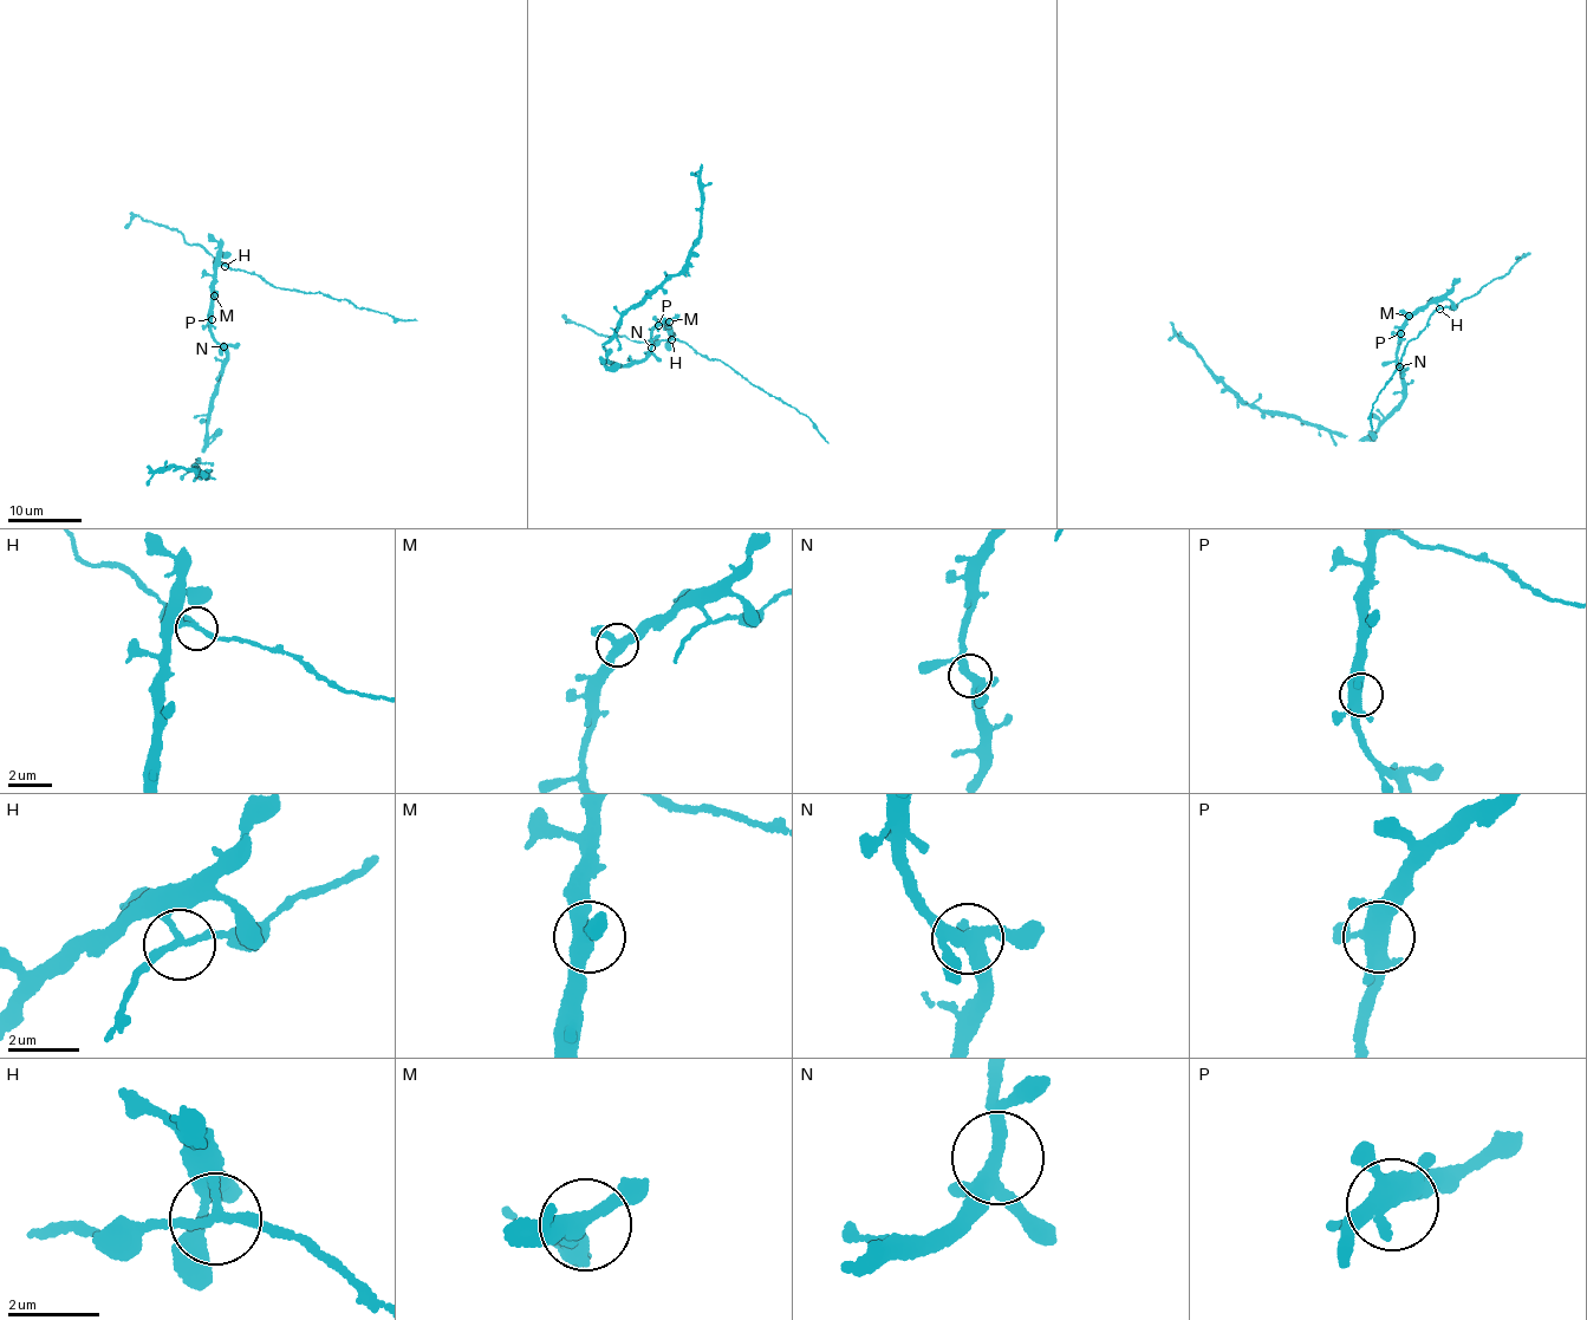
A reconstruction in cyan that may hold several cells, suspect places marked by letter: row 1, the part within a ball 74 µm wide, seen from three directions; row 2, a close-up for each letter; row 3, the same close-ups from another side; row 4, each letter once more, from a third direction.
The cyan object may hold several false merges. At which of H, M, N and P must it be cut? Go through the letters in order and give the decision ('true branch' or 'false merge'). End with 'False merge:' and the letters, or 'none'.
H: false merge
M: true branch
N: true branch
P: true branch
False merge: H

